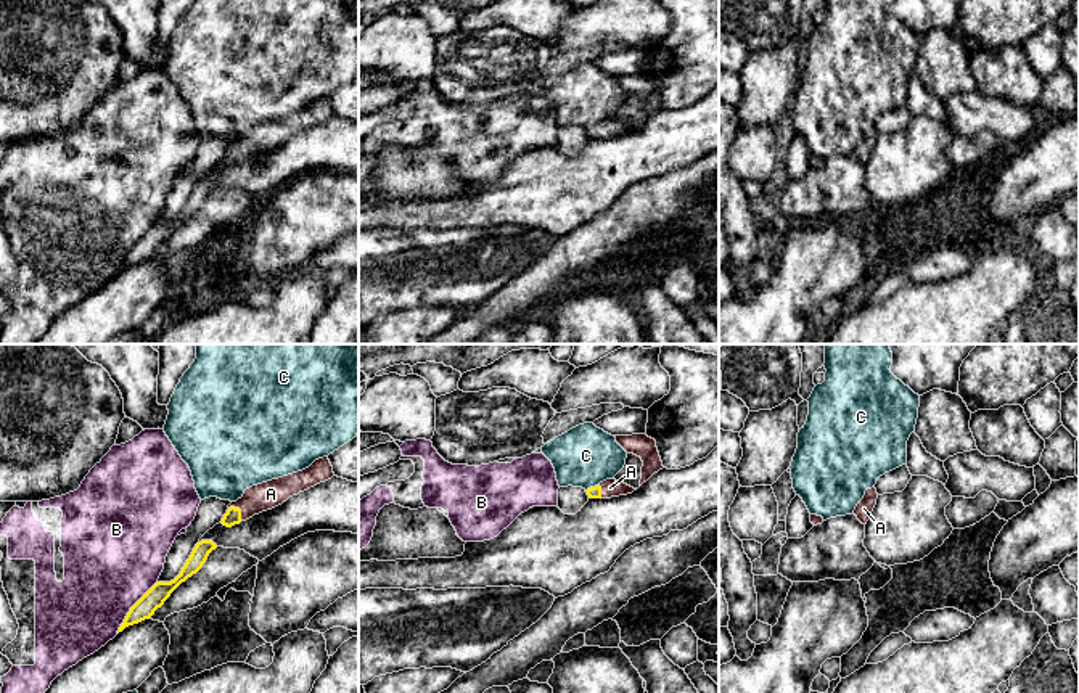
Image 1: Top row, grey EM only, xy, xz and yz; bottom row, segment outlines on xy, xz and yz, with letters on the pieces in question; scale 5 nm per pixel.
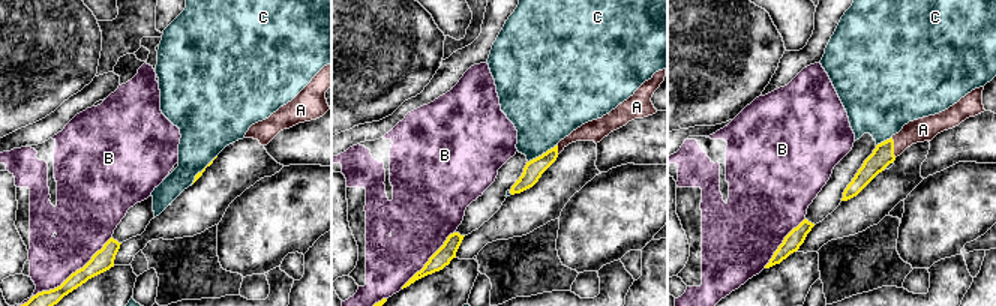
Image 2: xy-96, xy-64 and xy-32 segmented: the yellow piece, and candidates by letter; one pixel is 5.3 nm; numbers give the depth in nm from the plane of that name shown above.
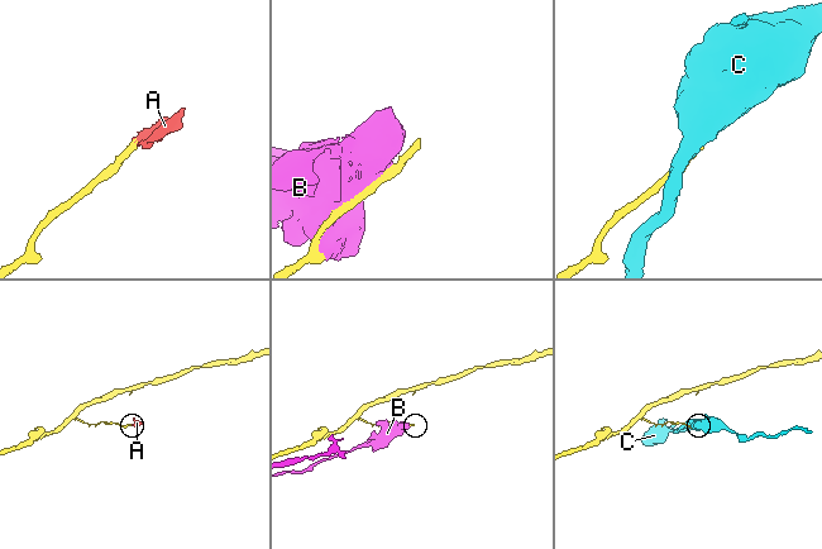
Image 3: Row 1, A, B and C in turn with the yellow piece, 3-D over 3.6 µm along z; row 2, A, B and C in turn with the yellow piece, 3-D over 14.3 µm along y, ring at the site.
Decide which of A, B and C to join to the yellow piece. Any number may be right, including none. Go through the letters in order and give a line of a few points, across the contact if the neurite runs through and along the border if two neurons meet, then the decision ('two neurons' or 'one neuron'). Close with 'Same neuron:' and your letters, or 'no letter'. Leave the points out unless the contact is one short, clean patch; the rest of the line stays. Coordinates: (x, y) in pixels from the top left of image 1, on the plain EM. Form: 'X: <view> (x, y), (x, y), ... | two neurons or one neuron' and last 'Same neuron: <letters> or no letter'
A: xy (233, 155), (240, 150), (256, 139), (270, 134) | one neuron
B: two neurons
C: xz (598, 123), (586, 131) | two neurons
Same neuron: A

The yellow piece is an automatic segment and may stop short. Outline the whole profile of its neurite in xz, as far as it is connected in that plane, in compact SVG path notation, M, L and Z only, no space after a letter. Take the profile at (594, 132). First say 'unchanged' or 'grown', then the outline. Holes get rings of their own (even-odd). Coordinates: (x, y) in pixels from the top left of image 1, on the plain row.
grown; M606 119L603 122L600 122L598 125L587 129L585 132L587 132L589 138L611 138L611 137L632 133L634 130L637 130L637 129L634 129L621 121Z

